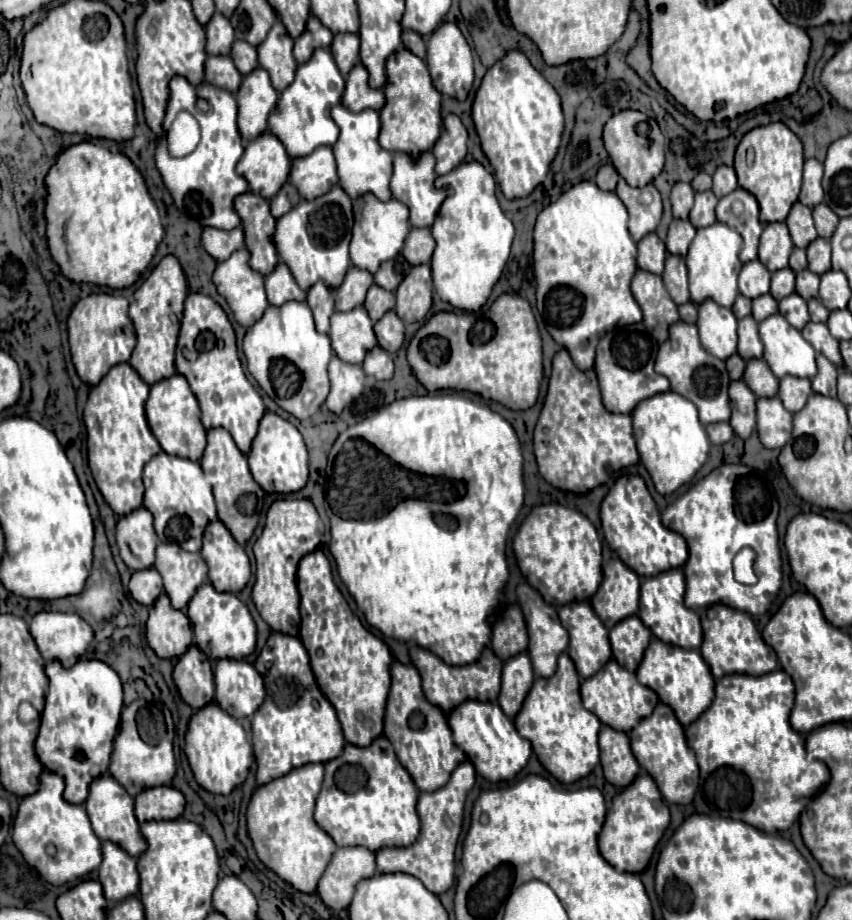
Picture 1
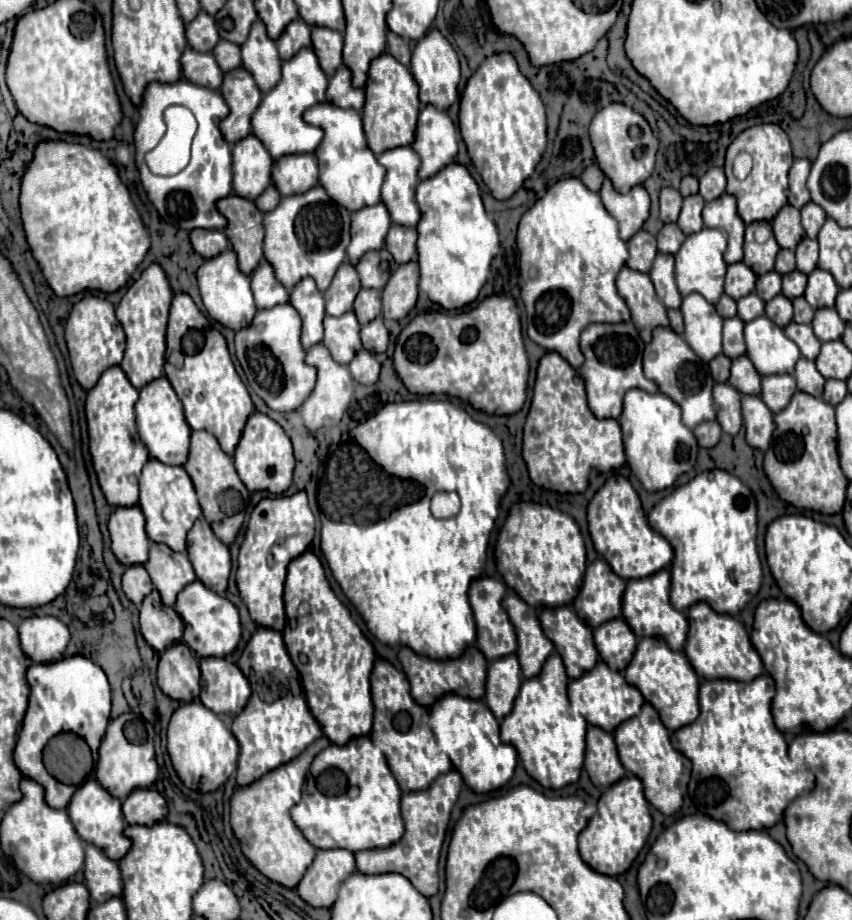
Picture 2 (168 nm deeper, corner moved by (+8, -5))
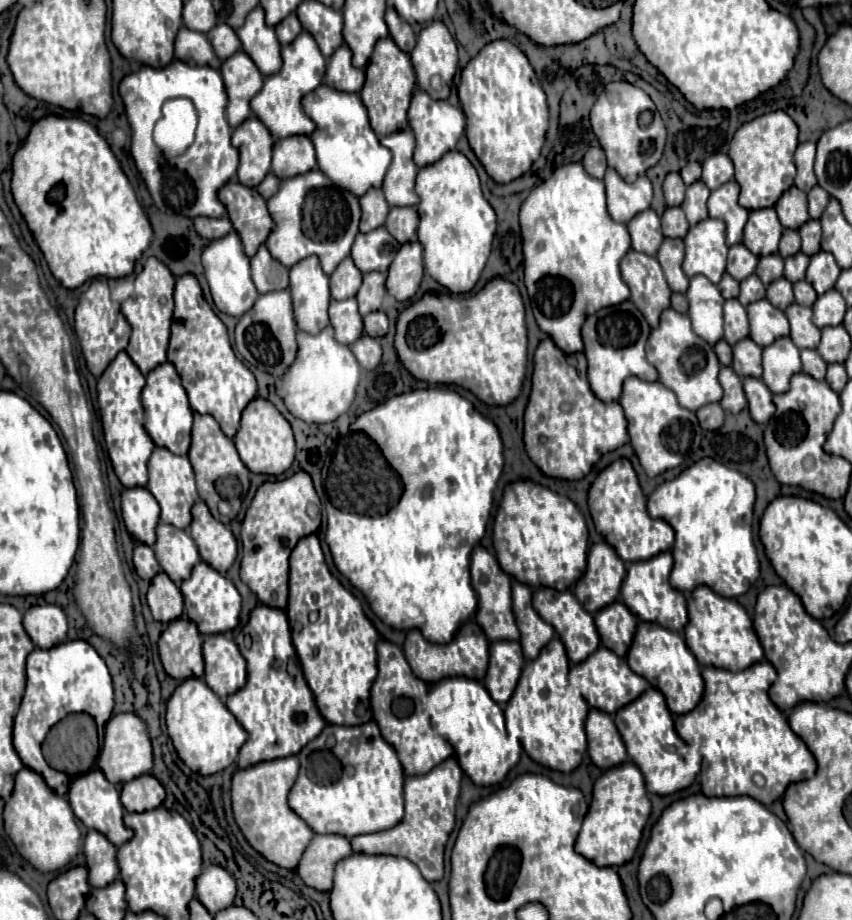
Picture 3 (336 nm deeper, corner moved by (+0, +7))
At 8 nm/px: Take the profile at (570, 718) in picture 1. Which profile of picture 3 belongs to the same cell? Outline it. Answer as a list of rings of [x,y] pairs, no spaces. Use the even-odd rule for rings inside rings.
[[[552,638],[544,650],[540,650],[538,658],[522,668],[516,690],[504,708],[508,734],[518,738],[534,762],[558,772],[572,772],[582,762],[586,752],[584,720],[592,708],[580,690],[570,684],[572,666],[560,638]]]

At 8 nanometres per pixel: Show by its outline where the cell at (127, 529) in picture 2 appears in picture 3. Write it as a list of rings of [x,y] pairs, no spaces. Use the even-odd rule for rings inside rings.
[[[144,486],[126,488],[122,492],[122,518],[128,532],[142,544],[156,542],[156,524],[160,520],[160,506]]]

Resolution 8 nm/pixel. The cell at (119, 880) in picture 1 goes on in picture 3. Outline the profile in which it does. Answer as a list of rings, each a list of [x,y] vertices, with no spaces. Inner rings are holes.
[[[88,830],[84,838],[84,856],[88,868],[88,882],[92,888],[108,886],[118,878],[116,846],[98,830]]]

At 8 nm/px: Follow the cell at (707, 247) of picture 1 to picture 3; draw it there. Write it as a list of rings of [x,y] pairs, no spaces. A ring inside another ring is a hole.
[[[706,218],[692,226],[684,238],[686,258],[684,272],[688,278],[702,274],[710,282],[718,284],[726,272],[726,254],[728,246],[724,242],[726,226],[720,220]]]

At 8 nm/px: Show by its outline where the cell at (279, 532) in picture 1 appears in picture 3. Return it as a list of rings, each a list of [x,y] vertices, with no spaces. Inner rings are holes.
[[[296,472],[290,478],[264,482],[256,490],[246,516],[242,520],[242,562],[240,578],[250,586],[258,600],[266,606],[276,606],[280,610],[288,604],[288,558],[296,542],[302,536],[314,534],[320,526],[318,514],[320,500],[316,496],[312,478],[308,472]]]

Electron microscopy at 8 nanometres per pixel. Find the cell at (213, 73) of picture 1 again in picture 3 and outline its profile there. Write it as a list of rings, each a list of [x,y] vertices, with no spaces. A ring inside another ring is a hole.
[[[180,28],[174,40],[174,56],[192,62],[194,66],[212,66],[220,68],[220,60],[216,58],[208,38],[202,32],[194,32],[188,28]]]

